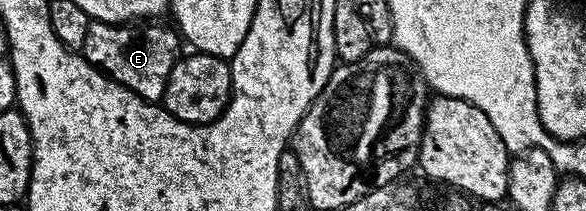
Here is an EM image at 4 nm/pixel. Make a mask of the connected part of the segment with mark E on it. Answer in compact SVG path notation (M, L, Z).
M93 20L90 32L86 32L84 59L147 102L159 103L166 92L166 80L170 80L170 72L181 57L182 38L175 29L156 25L160 24L113 24Z

